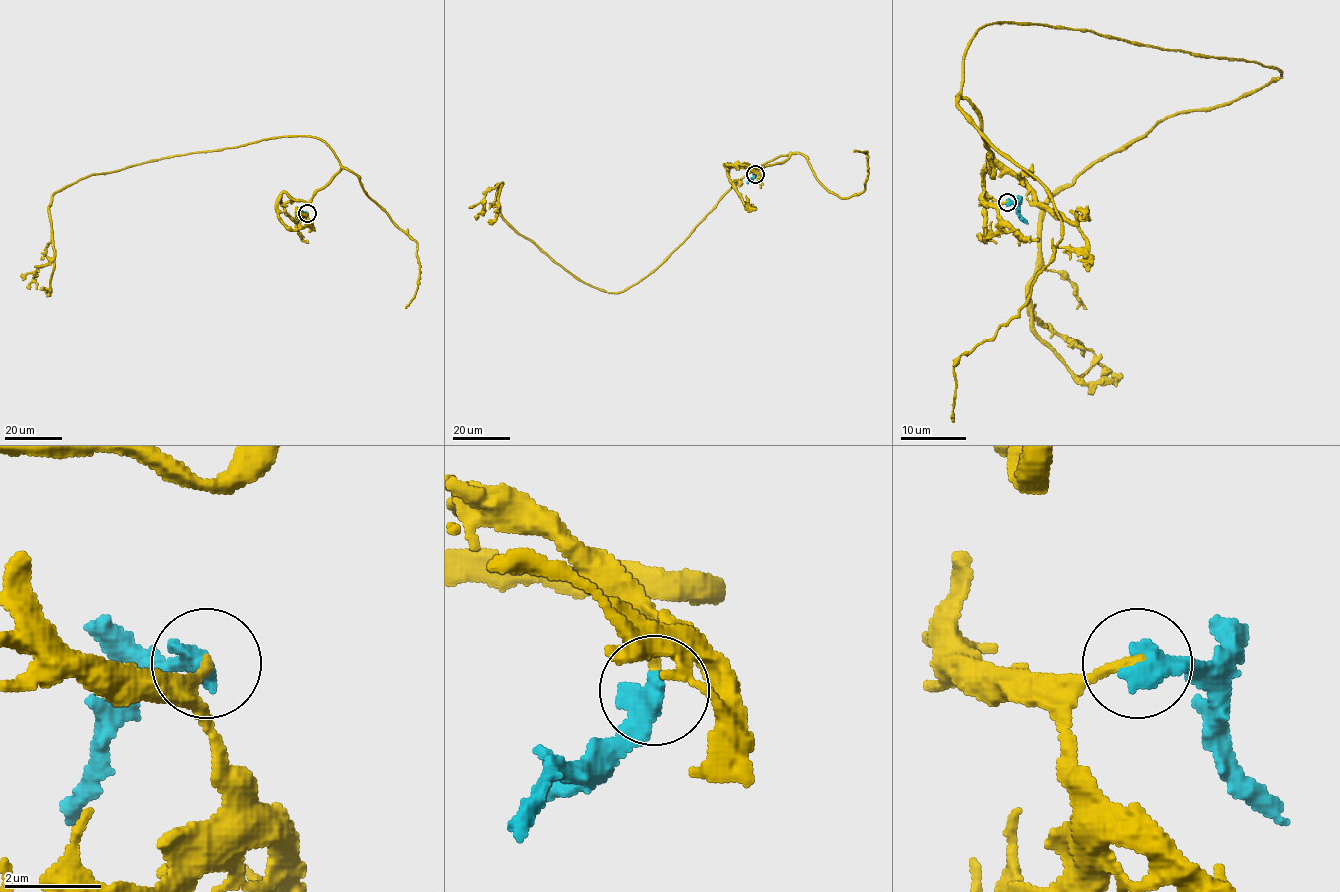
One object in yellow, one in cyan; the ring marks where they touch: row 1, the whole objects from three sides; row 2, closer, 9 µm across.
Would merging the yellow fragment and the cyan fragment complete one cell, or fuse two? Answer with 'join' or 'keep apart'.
keep apart

